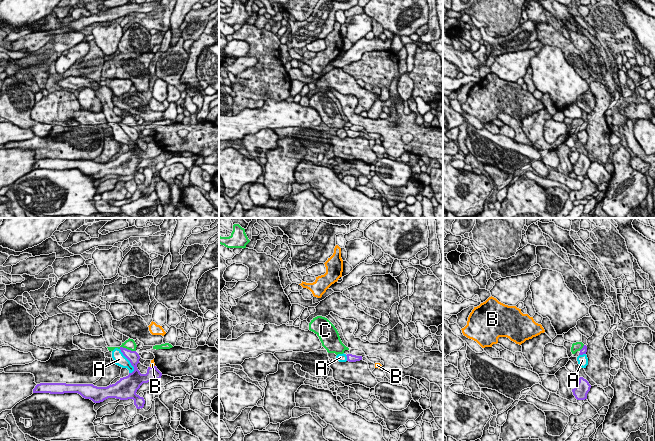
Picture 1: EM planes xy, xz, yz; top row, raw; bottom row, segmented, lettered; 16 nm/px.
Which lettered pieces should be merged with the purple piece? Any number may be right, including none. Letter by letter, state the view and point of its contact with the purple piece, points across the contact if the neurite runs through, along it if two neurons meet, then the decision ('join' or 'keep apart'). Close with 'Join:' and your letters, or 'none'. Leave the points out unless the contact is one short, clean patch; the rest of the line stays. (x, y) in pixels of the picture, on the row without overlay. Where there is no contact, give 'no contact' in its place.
A: contact xy (129, 136); keep apart
B: contact xy (153, 142); border xy (154, 141), (150, 143); keep apart
C: contact xy (127, 125); border xy (119, 123), (135, 127); keep apart
Join: none

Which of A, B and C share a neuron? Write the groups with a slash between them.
A C / B

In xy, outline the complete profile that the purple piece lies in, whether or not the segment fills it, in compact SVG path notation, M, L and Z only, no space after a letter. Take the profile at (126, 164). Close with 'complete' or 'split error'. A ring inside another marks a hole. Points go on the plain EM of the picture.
M120 123L123 131L130 137L134 147L128 152L120 154L115 160L107 163L97 163L93 160L66 160L66 159L40 159L35 162L33 169L78 169L85 175L90 175L94 179L100 179L108 174L120 176L133 175L137 185L142 185L145 180L143 173L136 170L143 159L155 158L160 155L162 149L156 142L148 143L146 150L141 150L137 144L140 139L140 132L136 127L131 127Z; complete

